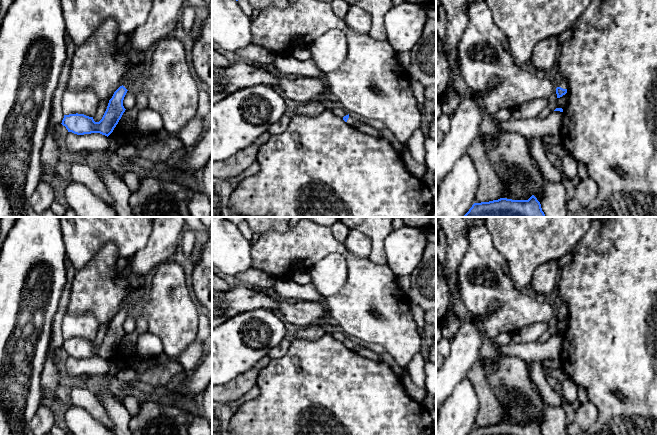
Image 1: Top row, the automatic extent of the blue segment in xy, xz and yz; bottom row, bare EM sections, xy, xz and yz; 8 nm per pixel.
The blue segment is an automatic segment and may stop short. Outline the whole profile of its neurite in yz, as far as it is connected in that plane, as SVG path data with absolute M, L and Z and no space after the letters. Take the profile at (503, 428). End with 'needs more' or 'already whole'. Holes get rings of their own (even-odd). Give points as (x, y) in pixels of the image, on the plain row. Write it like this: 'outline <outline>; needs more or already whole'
outline M532 419L528 424L500 422L489 426L474 427L469 435L542 435L541 428Z; already whole

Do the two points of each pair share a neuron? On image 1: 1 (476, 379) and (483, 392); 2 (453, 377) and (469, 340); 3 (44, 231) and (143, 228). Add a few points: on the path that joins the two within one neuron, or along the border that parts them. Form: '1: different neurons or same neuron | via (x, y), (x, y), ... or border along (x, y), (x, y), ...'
1: same neuron | via (479, 382), (483, 389)
2: same neuron | via (454, 368), (465, 349)
3: different neurons | border along (60, 227), (66, 253)

